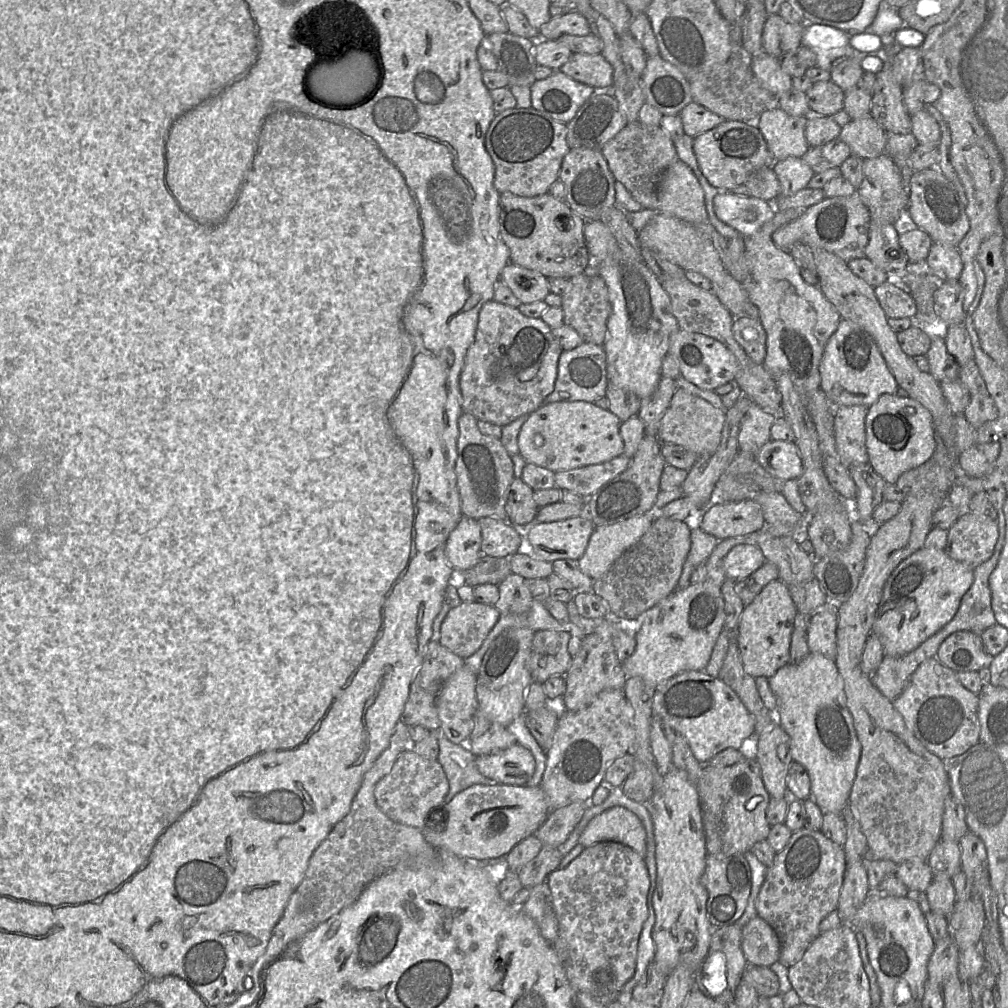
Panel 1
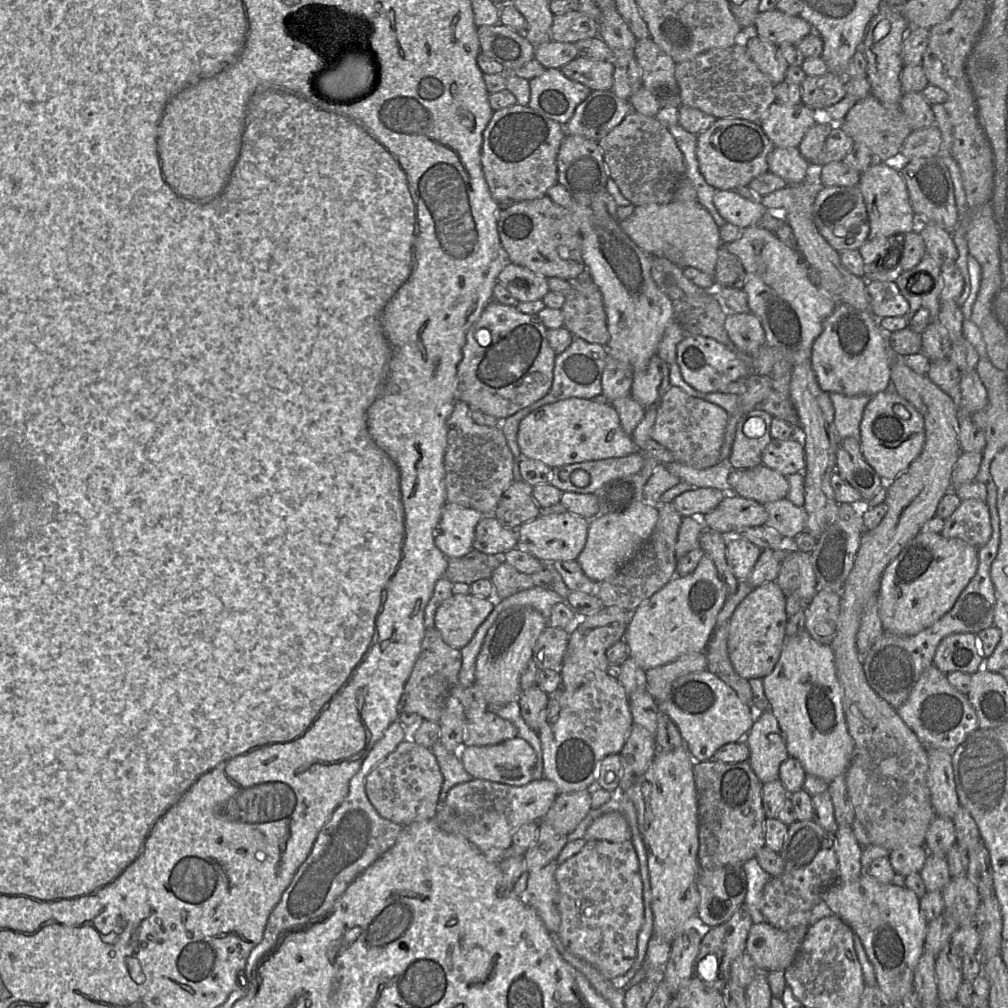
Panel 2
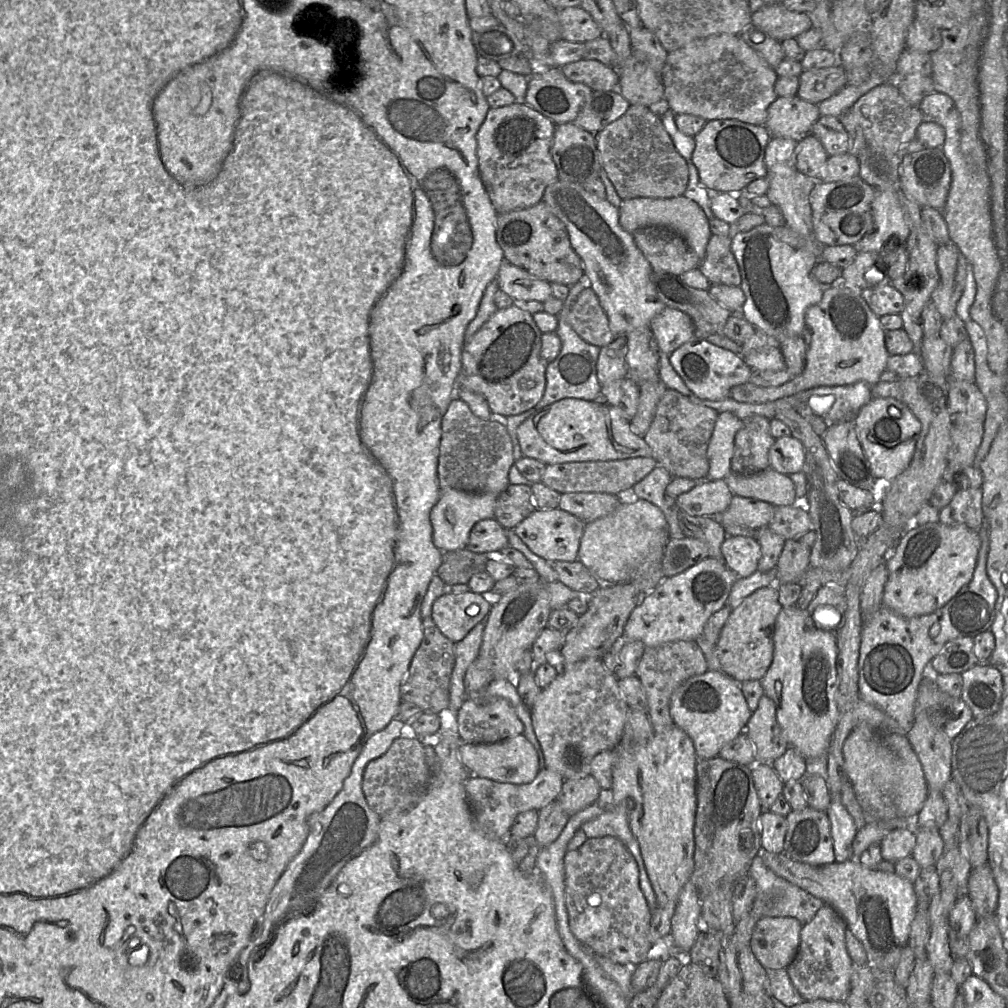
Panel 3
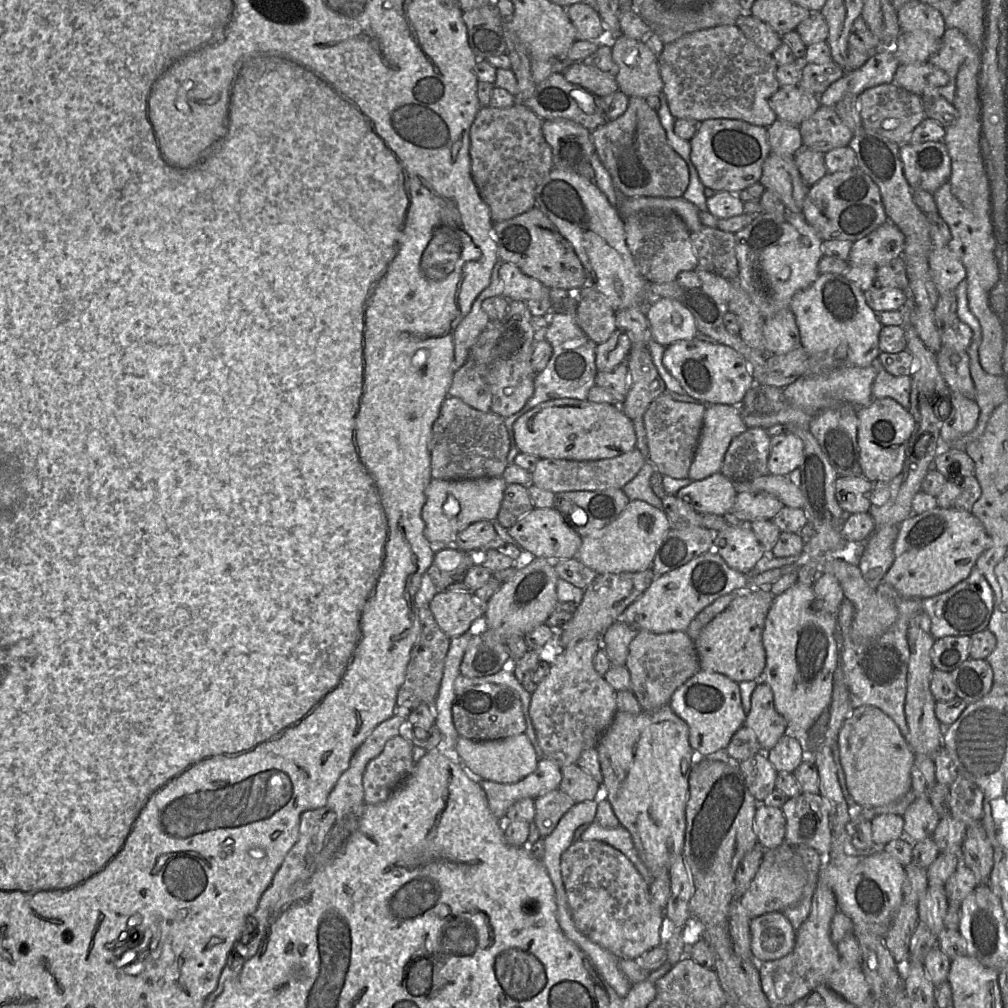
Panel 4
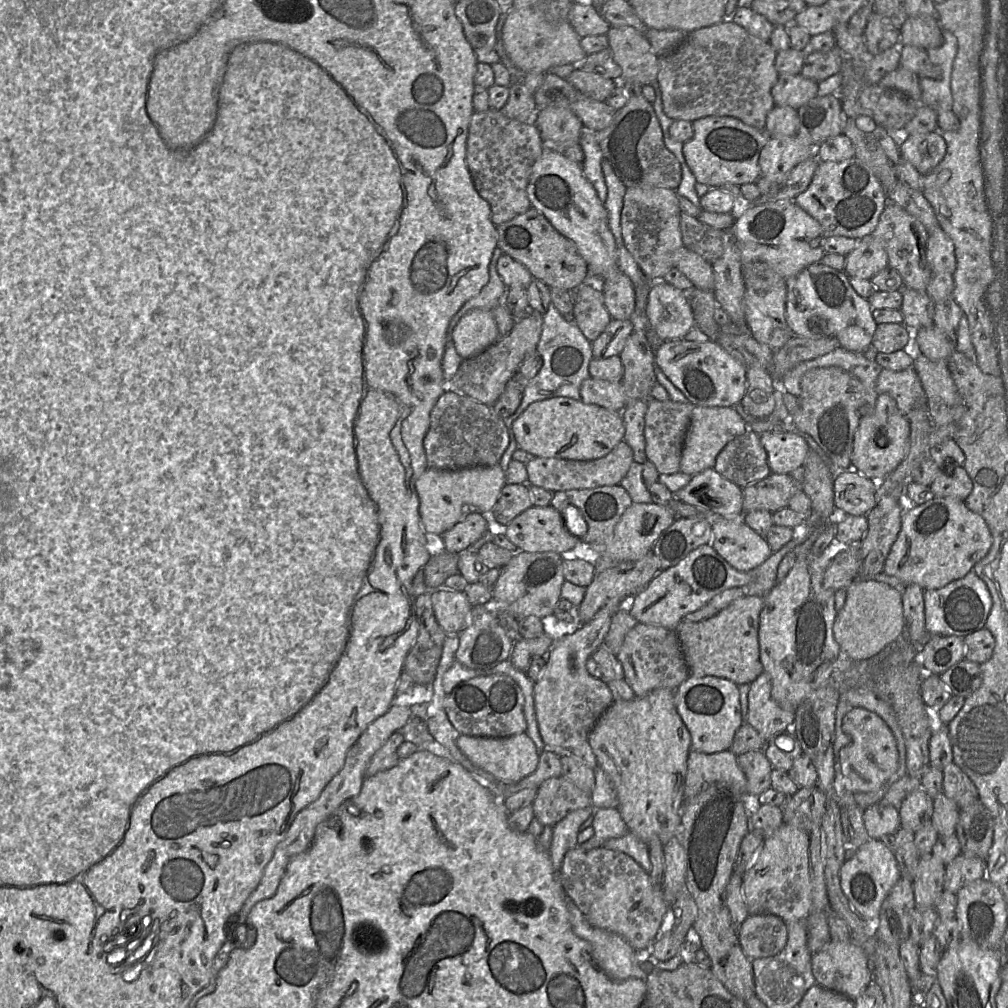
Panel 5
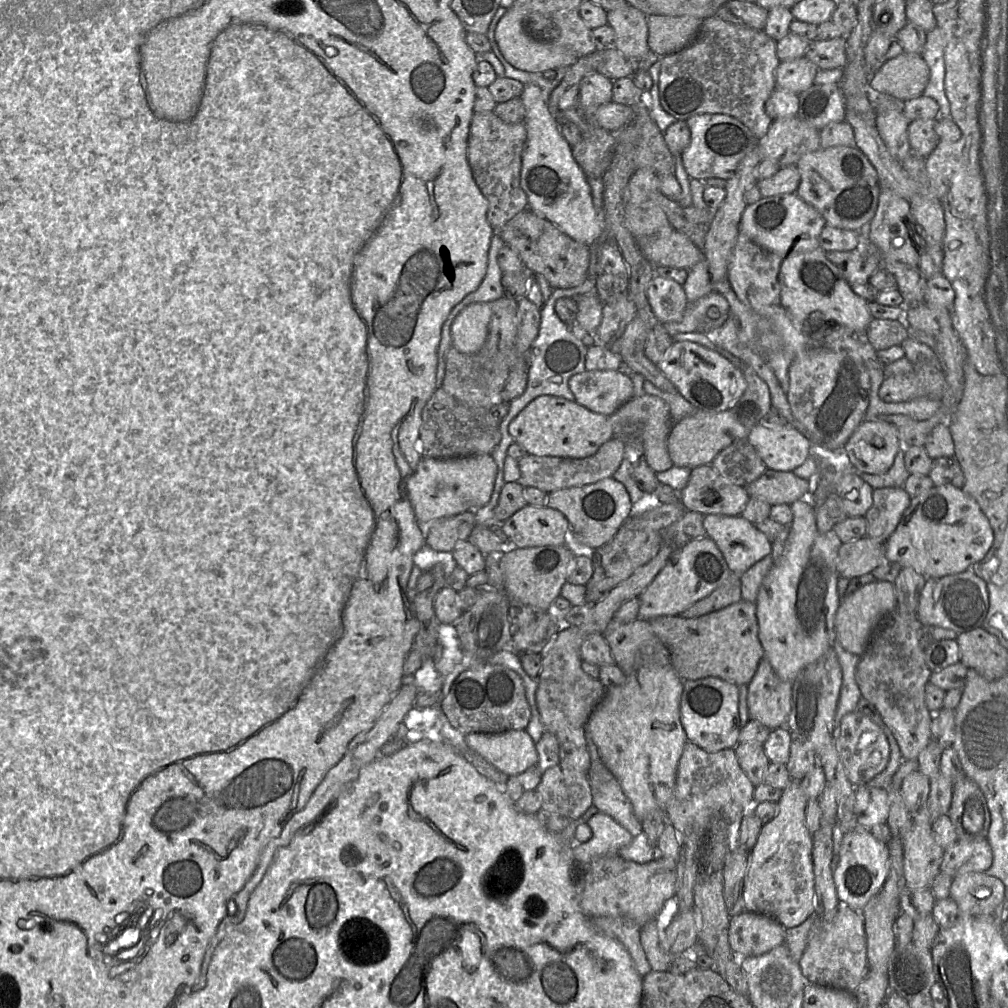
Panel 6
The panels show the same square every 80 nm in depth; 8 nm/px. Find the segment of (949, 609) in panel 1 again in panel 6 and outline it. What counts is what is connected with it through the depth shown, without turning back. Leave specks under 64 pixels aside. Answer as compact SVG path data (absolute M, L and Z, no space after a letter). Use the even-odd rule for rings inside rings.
M946 484L912 498L899 524L885 542L887 560L911 567L928 578L961 573L982 560L994 540L993 530L978 503L963 489Z

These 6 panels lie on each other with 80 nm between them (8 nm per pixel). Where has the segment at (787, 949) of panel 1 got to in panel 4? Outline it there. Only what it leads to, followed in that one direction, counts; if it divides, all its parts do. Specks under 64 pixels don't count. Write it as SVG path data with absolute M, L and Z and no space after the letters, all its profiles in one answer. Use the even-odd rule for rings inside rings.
M801 792L788 798L781 810L786 820L785 842L807 846L828 857L833 831L825 799L820 794Z

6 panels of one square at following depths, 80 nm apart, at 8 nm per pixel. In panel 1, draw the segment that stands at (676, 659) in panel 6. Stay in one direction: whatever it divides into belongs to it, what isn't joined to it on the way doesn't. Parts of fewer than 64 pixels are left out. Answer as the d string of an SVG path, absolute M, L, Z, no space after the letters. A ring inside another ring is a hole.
M773 580L746 605L739 619L737 644L743 668L750 676L770 678L790 662L790 643L797 614L787 585Z

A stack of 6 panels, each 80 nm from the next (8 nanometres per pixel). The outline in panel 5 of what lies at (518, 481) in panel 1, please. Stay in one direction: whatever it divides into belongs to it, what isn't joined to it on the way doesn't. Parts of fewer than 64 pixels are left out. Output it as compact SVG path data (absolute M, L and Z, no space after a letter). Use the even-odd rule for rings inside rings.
M506 484L492 509L492 515L498 524L506 526L531 506L533 503L527 484Z

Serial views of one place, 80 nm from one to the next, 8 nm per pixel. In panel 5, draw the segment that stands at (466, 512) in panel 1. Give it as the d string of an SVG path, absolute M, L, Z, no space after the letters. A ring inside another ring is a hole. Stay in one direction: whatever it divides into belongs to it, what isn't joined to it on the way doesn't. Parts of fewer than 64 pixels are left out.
M448 387L431 410L429 429L423 440L428 468L440 470L498 465L508 444L509 435L504 420L491 406Z

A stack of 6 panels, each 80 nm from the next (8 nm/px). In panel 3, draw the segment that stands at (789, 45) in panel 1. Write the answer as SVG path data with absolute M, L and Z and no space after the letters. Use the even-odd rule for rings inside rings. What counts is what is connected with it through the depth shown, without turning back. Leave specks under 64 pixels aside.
M781 2L753 12L751 23L778 41L796 38L813 26L810 13L790 11Z

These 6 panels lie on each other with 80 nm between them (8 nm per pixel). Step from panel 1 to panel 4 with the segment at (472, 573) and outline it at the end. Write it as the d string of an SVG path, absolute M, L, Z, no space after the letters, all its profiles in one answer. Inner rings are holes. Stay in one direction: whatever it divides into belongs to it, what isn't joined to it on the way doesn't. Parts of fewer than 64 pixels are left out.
M446 546L435 553L427 573L438 590L445 590L451 584L464 581L468 570L477 563L478 558L474 554Z

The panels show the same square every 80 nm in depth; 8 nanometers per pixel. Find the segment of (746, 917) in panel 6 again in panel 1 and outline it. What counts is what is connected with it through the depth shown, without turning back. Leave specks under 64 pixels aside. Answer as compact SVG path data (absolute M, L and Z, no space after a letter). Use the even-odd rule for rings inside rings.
M760 916L742 928L741 947L749 965L770 967L780 959L779 937Z

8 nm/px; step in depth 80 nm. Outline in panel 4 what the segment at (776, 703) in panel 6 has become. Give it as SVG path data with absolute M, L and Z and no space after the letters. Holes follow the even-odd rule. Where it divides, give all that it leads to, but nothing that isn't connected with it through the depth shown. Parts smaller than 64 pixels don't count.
M761 680L752 693L751 709L744 725L755 733L764 753L772 749L788 731L787 721L775 708L770 687Z

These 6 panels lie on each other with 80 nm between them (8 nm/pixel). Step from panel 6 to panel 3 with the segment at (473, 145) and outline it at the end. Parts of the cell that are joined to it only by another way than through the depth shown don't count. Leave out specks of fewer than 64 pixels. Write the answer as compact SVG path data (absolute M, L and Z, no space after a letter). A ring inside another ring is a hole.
M523 102L490 108L477 132L477 157L480 178L497 214L532 207L543 200L545 189L559 179L551 148L556 124Z

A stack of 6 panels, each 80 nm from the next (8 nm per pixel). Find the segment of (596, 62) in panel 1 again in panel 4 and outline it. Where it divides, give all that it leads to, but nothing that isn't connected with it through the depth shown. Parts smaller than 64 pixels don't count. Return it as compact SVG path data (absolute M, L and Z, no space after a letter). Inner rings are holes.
M582 61L568 64L562 73L568 82L577 84L598 97L604 97L619 90L614 74L603 72Z

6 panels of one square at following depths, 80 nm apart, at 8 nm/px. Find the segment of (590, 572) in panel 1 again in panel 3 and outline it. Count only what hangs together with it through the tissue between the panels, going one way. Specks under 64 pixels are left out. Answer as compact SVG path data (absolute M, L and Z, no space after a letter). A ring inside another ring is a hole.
M626 497L613 513L586 524L577 560L598 579L600 585L629 583L661 563L669 538L668 524L662 511L648 501Z

